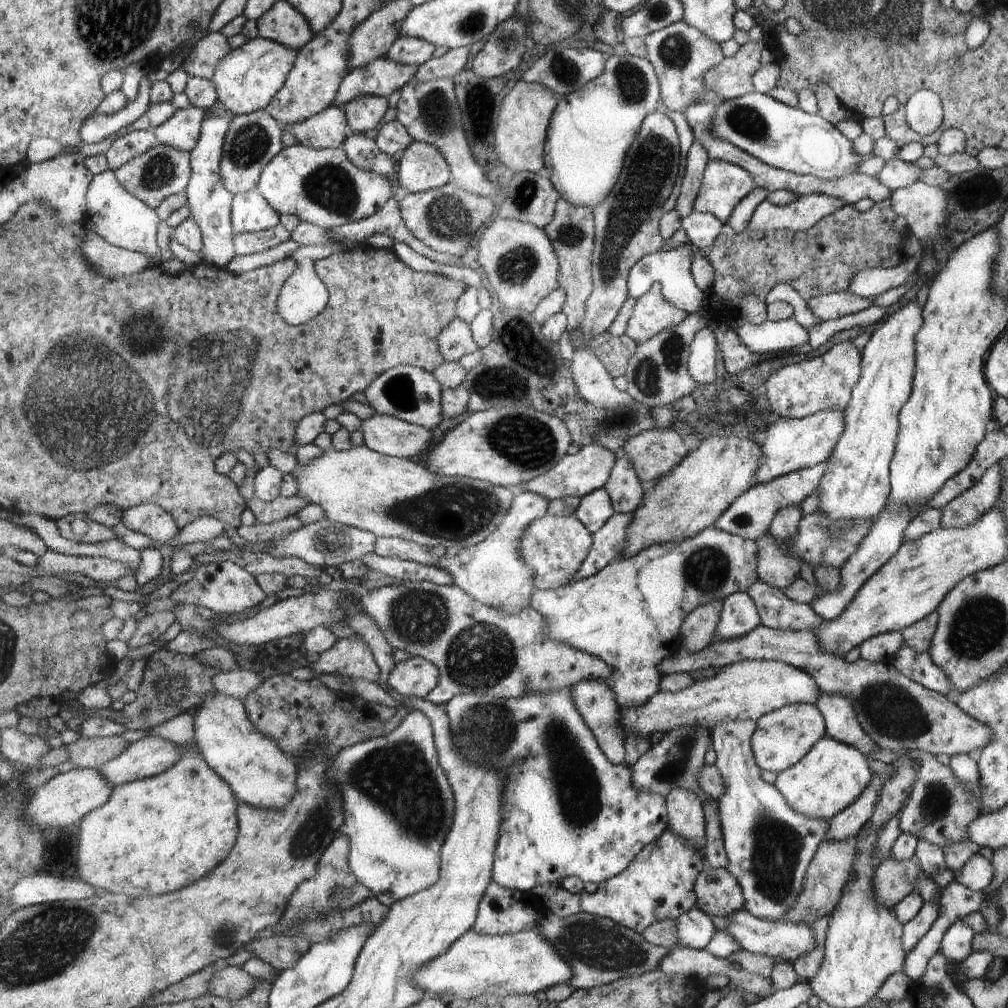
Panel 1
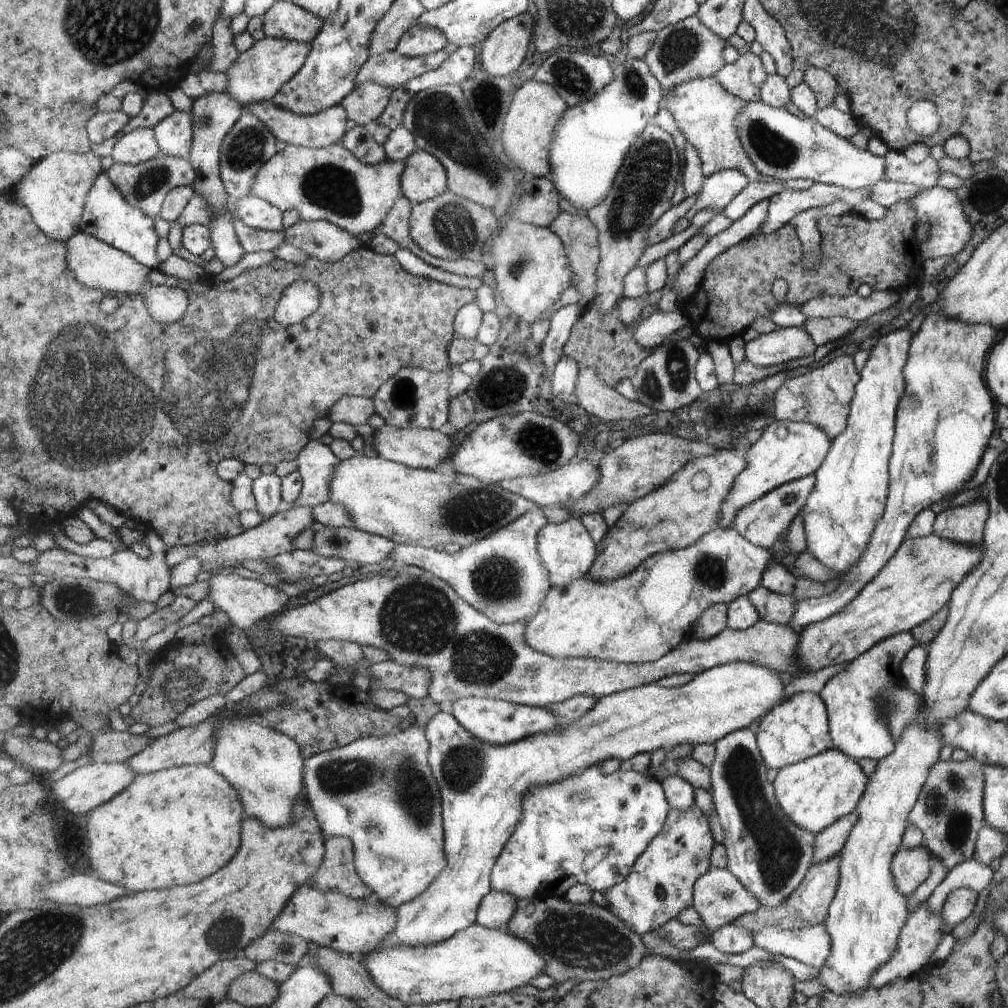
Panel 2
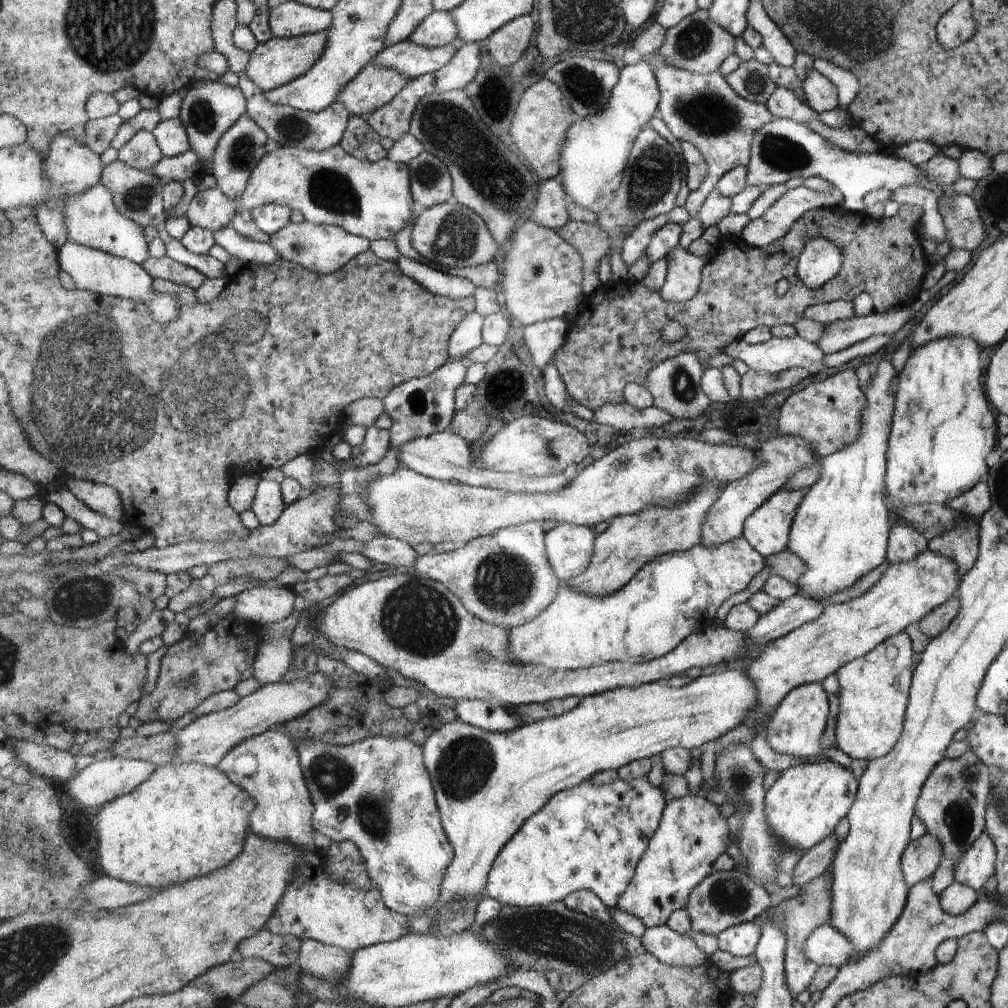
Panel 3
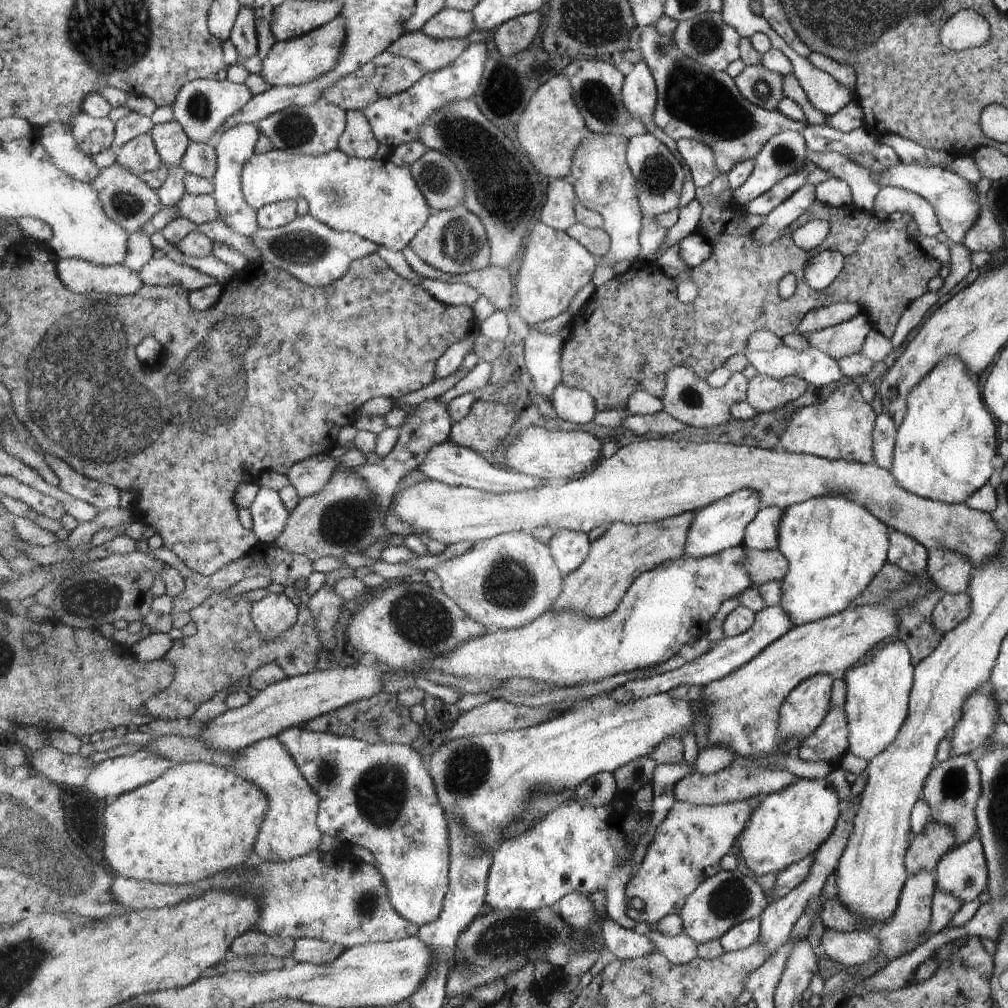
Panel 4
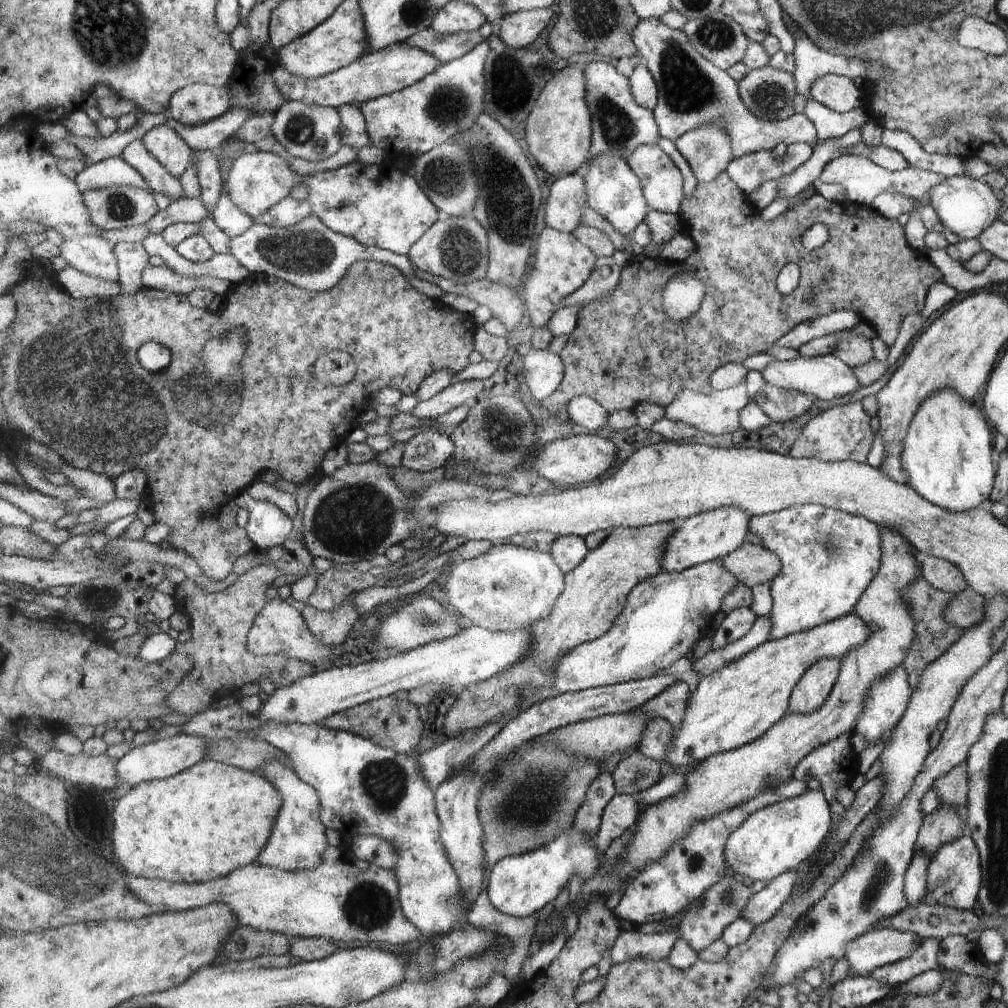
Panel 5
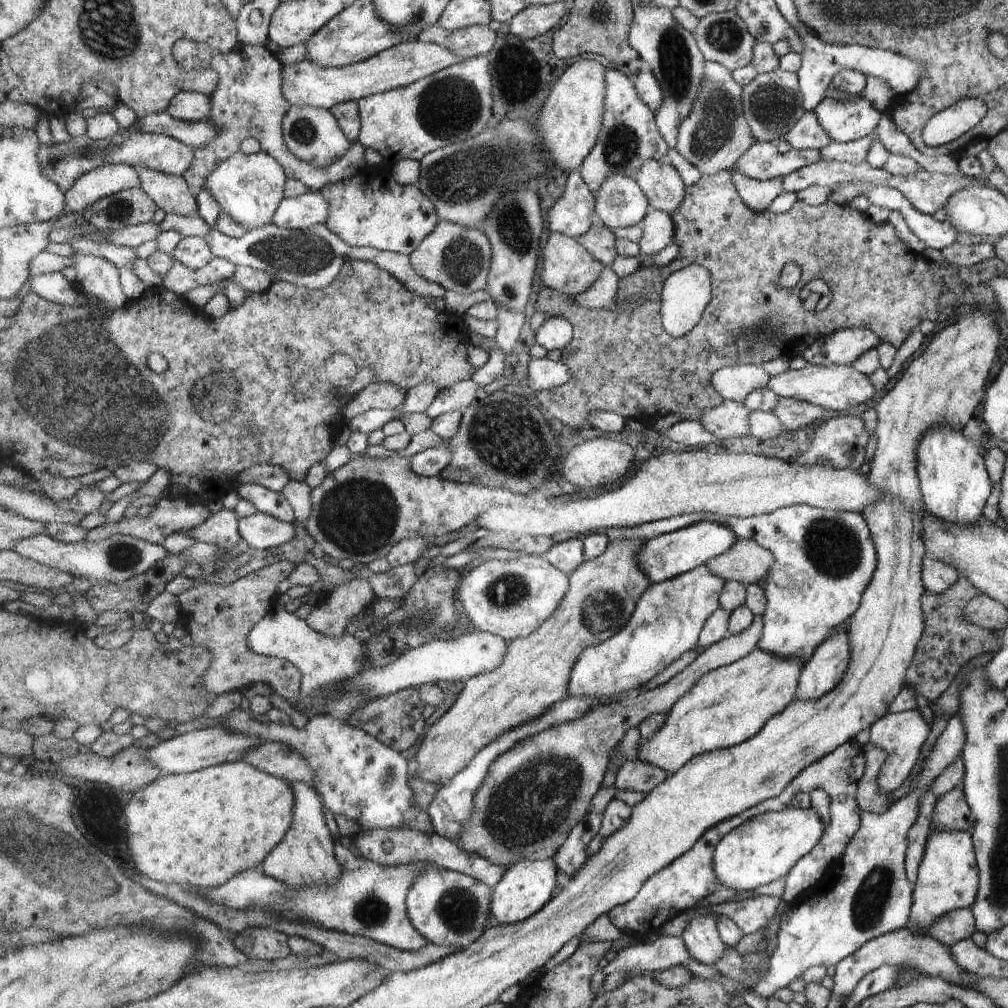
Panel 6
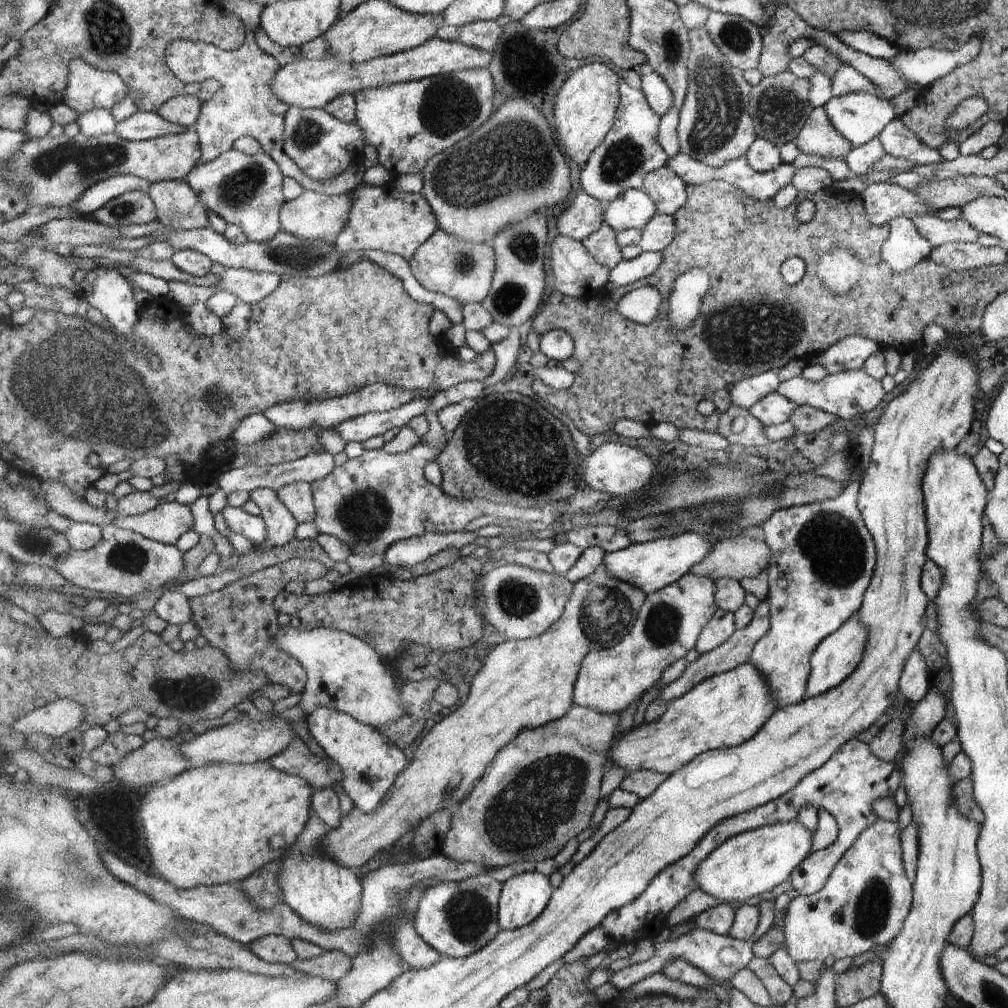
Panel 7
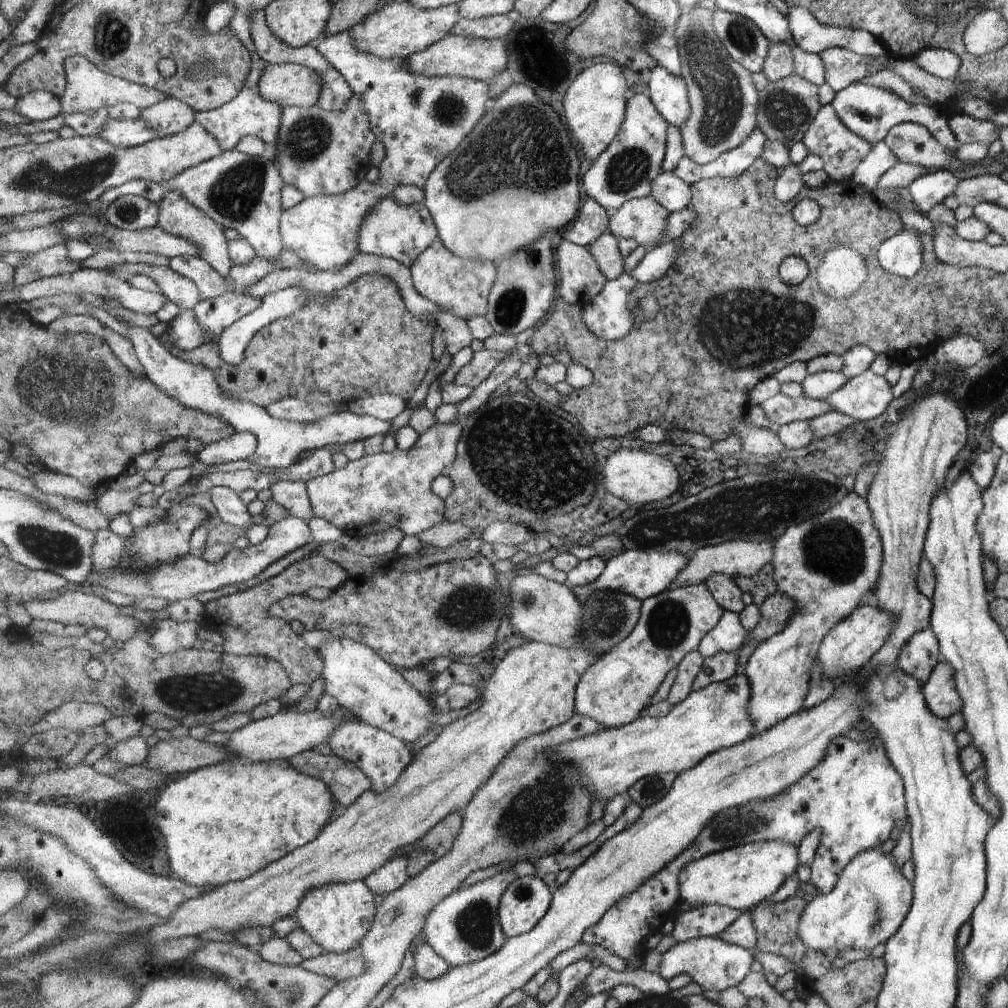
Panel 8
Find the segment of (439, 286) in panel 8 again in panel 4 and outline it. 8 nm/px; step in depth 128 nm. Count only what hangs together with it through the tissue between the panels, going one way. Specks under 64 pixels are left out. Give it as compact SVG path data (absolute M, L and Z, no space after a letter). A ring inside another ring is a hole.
M466 205L436 212L427 220L427 226L410 242L410 247L423 262L453 276L465 276L491 265L491 243L486 227L482 218L473 214Z

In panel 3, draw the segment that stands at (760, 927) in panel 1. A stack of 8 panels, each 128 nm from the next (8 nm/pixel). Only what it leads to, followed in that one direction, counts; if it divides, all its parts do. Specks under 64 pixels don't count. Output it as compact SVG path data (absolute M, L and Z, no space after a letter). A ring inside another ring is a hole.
M823 923L815 927L803 942L803 956L815 966L839 968L851 960L853 944L847 936L831 925Z

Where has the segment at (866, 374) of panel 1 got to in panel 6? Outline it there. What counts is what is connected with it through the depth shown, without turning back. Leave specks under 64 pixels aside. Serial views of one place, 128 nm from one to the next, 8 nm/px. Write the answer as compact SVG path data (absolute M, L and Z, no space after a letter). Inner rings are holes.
M795 504L771 511L767 514L752 517L723 517L710 513L695 513L681 515L675 518L663 519L631 528L607 528L603 530L609 542L617 540L644 540L661 536L665 533L693 526L697 522L708 520L715 524L727 526L736 537L754 540L761 548L765 548L773 557L773 564L764 576L766 595L766 610L762 614L762 631L757 641L757 650L779 658L799 658L803 664L811 658L815 647L833 633L833 628L847 623L848 618L857 610L863 589L869 582L875 565L876 556L871 534L859 513L845 510L831 510Z

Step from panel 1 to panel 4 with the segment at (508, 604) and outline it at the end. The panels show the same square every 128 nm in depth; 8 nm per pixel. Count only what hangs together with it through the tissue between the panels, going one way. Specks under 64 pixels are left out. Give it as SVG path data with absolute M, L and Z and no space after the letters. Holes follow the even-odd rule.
M510 532L494 536L489 540L476 542L463 556L443 562L435 570L442 583L442 590L475 619L475 622L488 628L487 632L513 630L535 622L551 611L564 589L565 575L555 562L547 543L537 540L530 532Z

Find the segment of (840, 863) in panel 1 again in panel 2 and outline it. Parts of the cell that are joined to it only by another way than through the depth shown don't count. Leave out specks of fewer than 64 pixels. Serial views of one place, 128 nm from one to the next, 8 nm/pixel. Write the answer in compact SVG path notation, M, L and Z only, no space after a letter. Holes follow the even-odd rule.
M839 853L829 860L825 860L823 864L809 865L797 888L789 894L784 902L781 902L775 908L759 907L753 914L736 918L731 922L731 925L739 926L739 928L745 928L745 930L749 931L761 930L765 926L774 926L775 928L781 928L781 930L790 931L813 925L822 925L837 886L839 876L837 866L839 866Z

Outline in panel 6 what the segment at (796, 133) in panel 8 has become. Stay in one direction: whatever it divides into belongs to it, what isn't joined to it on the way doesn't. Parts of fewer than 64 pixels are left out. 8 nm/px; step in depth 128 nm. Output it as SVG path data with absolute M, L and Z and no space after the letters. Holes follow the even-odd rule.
M777 67L771 72L756 74L749 84L742 86L742 114L755 143L775 144L779 140L785 140L785 134L803 116L803 112L805 110L801 108L801 93L796 74Z

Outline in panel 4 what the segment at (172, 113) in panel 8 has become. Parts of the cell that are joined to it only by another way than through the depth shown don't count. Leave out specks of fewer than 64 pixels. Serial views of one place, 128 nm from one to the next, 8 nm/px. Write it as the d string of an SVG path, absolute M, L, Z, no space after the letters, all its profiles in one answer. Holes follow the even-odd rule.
M228 78L224 81L199 79L182 88L173 104L173 110L176 121L186 130L193 143L212 144L219 137L218 133L223 124L226 124L231 116L241 112L253 97L254 94L247 84L240 85Z

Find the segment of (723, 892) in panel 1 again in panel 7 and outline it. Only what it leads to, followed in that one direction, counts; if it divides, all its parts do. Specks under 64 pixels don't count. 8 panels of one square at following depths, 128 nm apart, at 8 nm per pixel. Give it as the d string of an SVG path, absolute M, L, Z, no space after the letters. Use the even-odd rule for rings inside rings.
M775 897L763 899L757 903L759 921L757 922L757 927L753 935L744 942L723 935L713 934L713 932L707 932L707 930L703 930L703 928L695 928L695 930L689 930L687 933L680 936L680 938L673 941L654 941L654 953L650 959L635 963L634 965L630 965L629 967L612 973L609 982L611 982L611 986L615 986L617 990L622 991L623 989L629 989L634 984L650 976L663 974L663 968L665 968L671 960L685 958L687 962L691 962L693 966L697 966L699 970L703 970L705 976L717 981L718 984L727 983L737 970L747 968L748 962L754 956L752 944L770 927L773 918L774 902Z

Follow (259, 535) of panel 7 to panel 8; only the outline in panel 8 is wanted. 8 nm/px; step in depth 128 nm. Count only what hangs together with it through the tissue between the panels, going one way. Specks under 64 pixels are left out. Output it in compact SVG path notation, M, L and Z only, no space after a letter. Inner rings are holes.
M213 487L210 498L223 522L239 528L251 526L254 516L249 514L247 504L238 492L227 487Z

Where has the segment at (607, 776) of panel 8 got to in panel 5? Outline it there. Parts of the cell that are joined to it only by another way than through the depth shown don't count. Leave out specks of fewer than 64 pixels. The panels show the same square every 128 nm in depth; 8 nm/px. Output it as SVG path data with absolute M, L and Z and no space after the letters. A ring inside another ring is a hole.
M851 613L807 632L767 641L741 658L725 664L711 676L703 676L687 702L681 728L674 728L673 744L665 764L675 768L693 766L713 754L735 750L763 737L786 714L791 689L811 664L821 658L841 660L849 650L861 646L869 634L863 620Z

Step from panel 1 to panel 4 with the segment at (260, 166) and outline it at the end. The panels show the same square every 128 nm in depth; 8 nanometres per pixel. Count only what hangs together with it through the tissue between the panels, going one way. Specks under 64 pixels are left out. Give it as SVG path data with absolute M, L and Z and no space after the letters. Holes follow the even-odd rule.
M241 124L231 130L225 130L215 140L215 152L218 156L218 167L214 178L213 198L217 200L218 217L235 232L243 236L255 236L261 229L258 221L258 210L251 208L251 204L245 200L241 184L241 174L249 158L255 154L255 146L261 138L262 130L258 125Z

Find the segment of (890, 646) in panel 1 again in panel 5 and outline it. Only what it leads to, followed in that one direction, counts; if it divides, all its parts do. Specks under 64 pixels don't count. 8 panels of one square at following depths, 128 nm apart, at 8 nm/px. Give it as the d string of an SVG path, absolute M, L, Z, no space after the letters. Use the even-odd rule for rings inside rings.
M897 666L895 670L881 676L867 690L867 694L863 698L863 708L861 708L861 712L859 712L857 720L855 720L853 732L857 732L865 740L867 746L881 740L881 736L887 734L898 723L901 715L905 712L911 693L909 686L907 686L907 674L905 674L905 670L901 666Z

